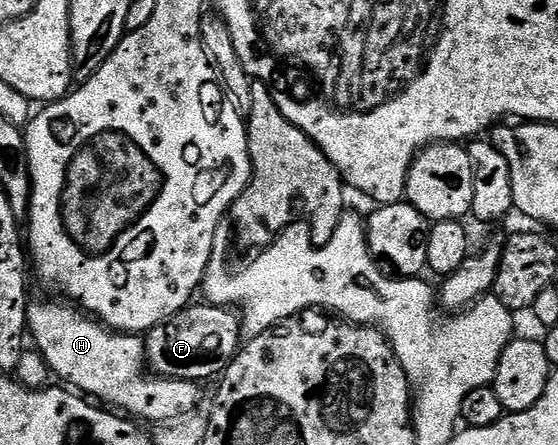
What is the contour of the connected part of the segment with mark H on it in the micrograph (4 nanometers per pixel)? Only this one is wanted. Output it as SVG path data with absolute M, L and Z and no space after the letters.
M56 300L46 305L30 304L27 322L28 336L37 344L34 345L36 352L45 360L54 378L62 377L66 386L90 398L98 397L93 399L114 410L124 411L133 419L142 417L145 421L177 423L196 410L193 408L201 397L197 390L200 388L191 381L176 381L148 372L145 342L140 336L116 332L78 306Z

